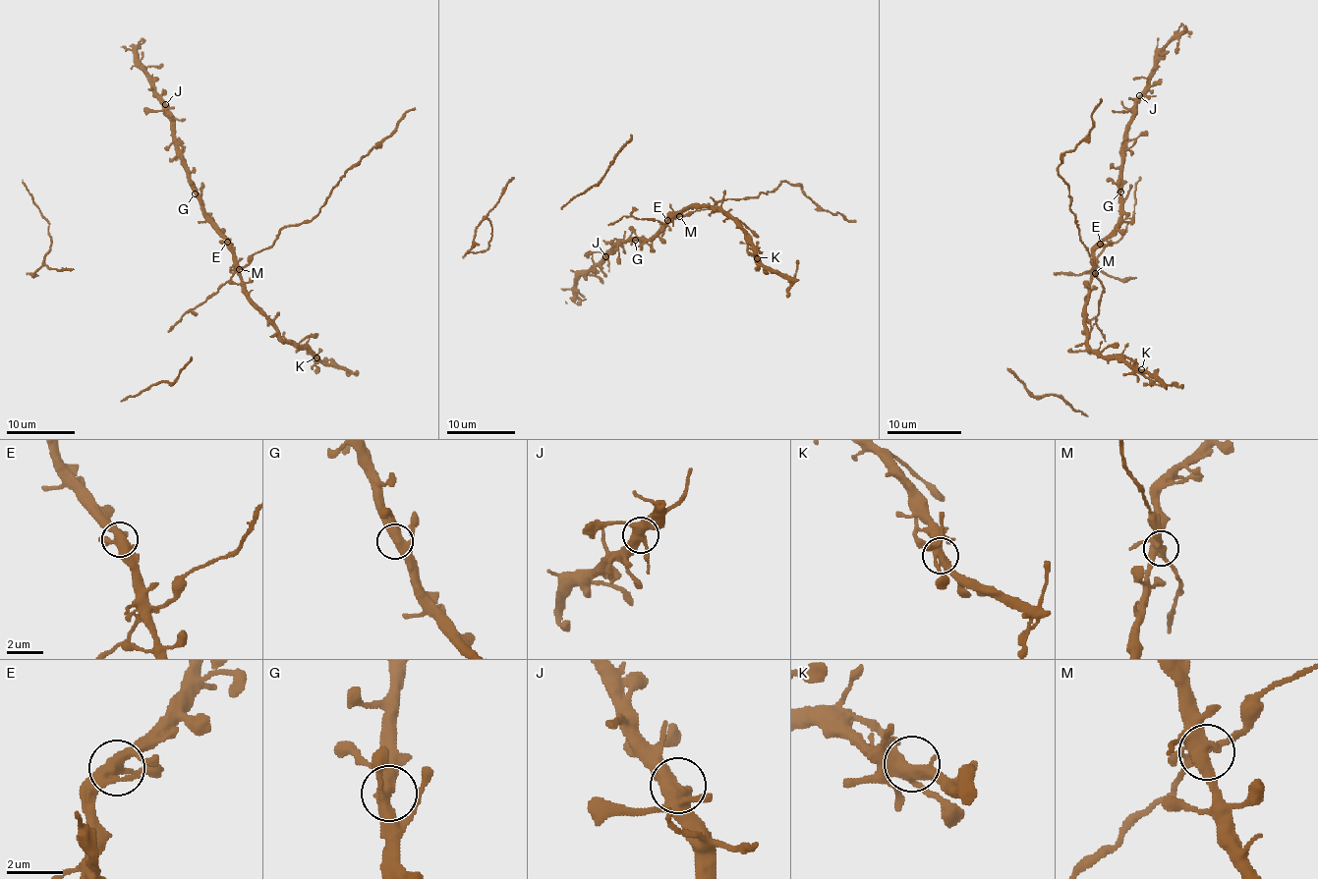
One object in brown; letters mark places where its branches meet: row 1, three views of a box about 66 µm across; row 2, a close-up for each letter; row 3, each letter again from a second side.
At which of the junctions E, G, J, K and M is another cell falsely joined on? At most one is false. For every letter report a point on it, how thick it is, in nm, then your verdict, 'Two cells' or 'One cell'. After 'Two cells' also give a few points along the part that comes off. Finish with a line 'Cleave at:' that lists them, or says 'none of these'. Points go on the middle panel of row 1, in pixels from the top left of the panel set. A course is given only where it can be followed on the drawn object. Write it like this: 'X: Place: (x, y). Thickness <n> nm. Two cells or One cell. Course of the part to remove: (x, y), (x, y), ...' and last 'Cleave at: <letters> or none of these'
E: Place: (667, 220). Thickness 400 nm. One cell
G: Place: (635, 240). Thickness 400 nm. One cell
J: Place: (605, 256). Thickness 400 nm. One cell
K: Place: (757, 258). Thickness 400 nm. One cell
M: Place: (679, 216). Thickness 440 nm. One cell
Cleave at: none of these

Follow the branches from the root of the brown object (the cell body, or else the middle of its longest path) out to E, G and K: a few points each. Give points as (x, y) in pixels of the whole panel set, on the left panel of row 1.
E: (212, 296), (234, 272), (234, 248), (227, 242)
G: (212, 296), (234, 272), (234, 248), (206, 214), (203, 202), (195, 193)
K: (212, 296), (236, 272), (241, 279), (245, 296), (275, 330), (296, 346), (305, 346), (316, 357)

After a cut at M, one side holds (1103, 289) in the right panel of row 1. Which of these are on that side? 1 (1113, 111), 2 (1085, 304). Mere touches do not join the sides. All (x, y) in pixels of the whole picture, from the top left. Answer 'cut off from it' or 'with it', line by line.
1: cut off from it
2: cut off from it

